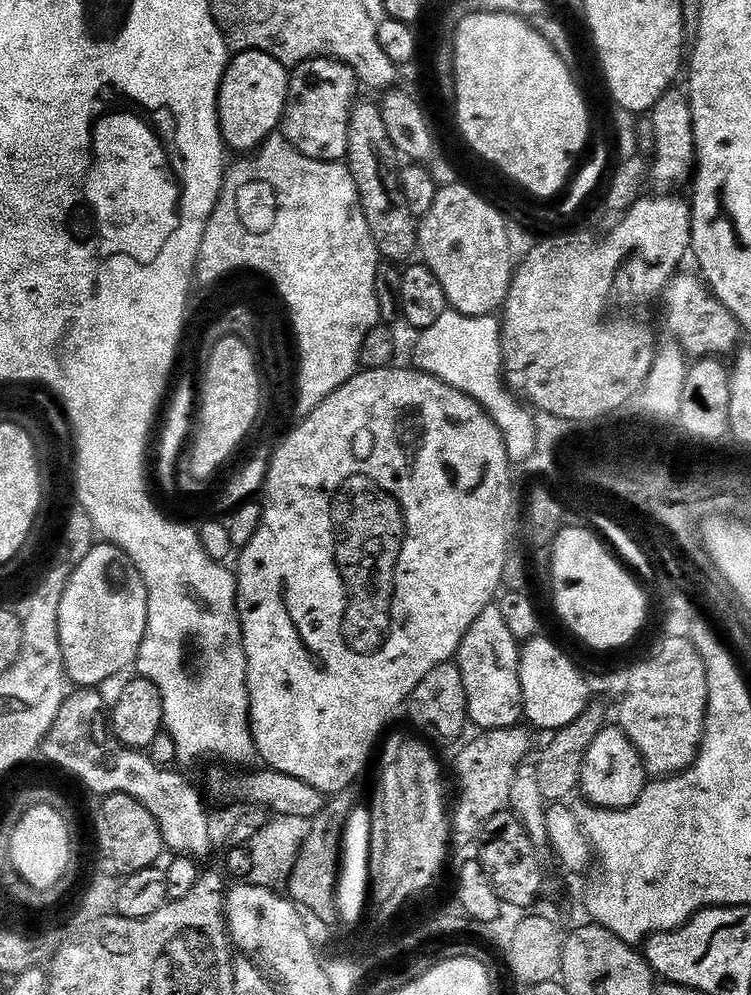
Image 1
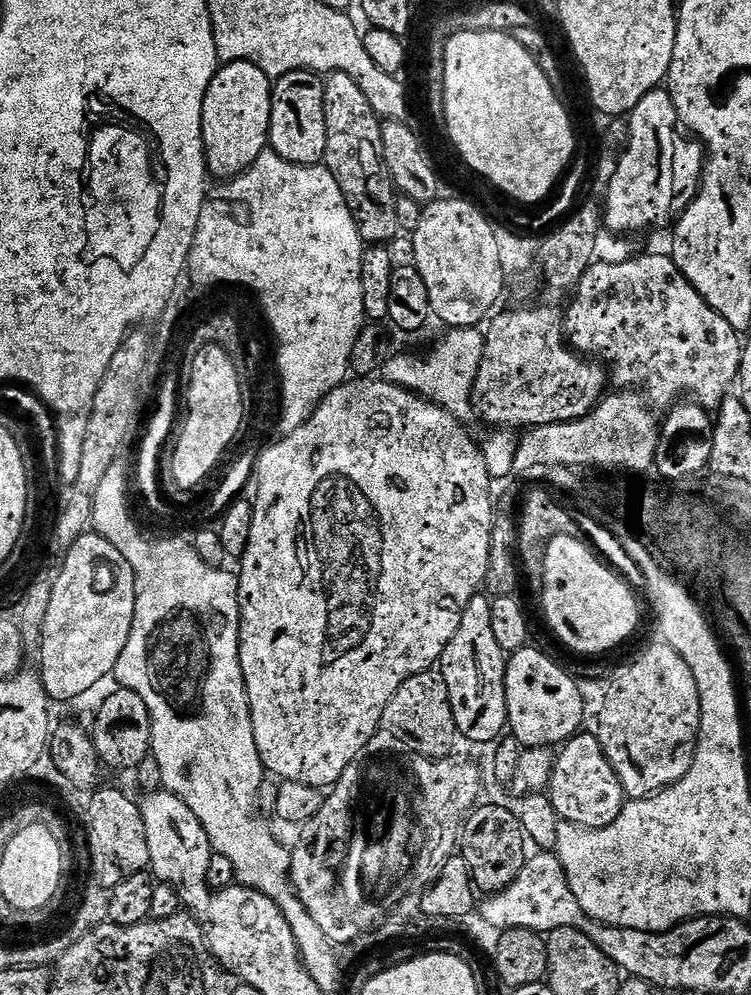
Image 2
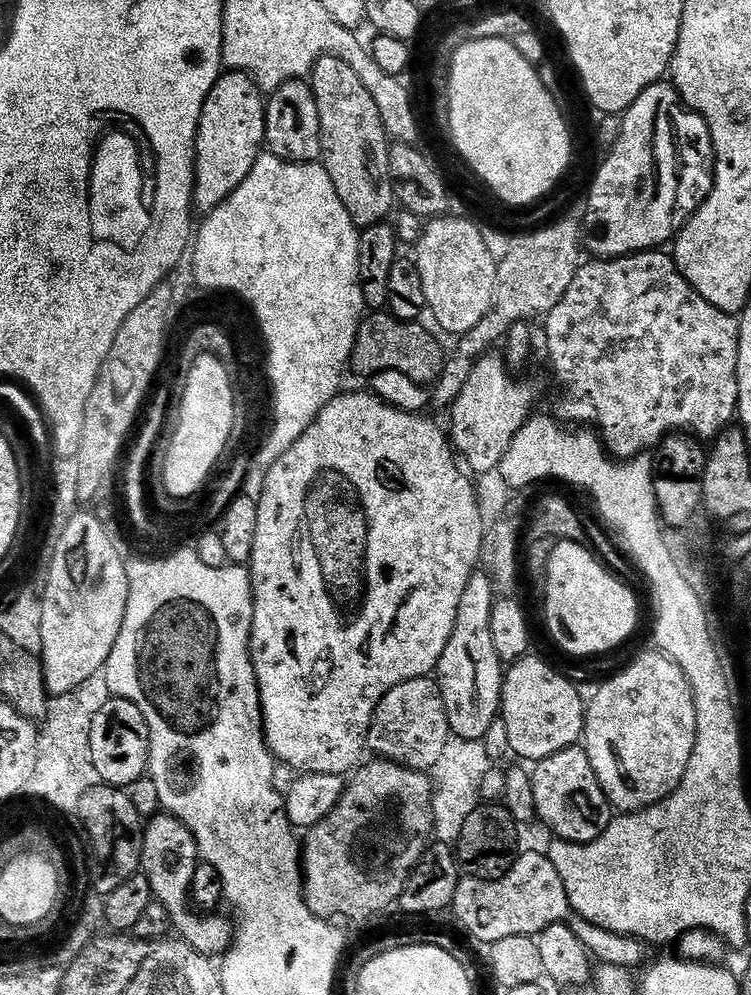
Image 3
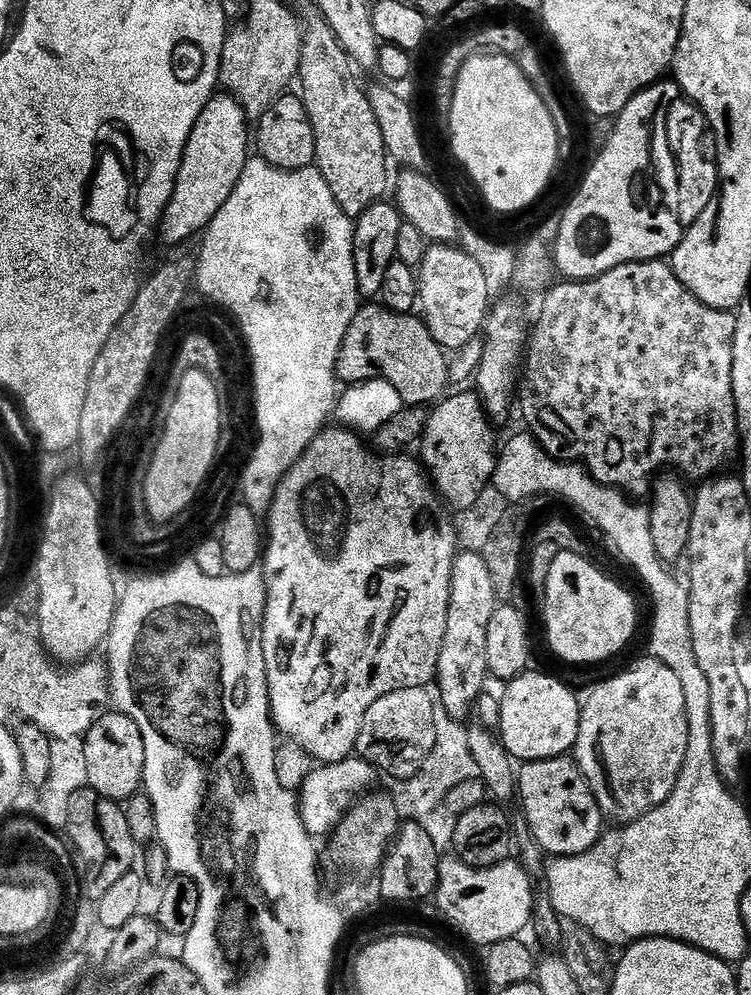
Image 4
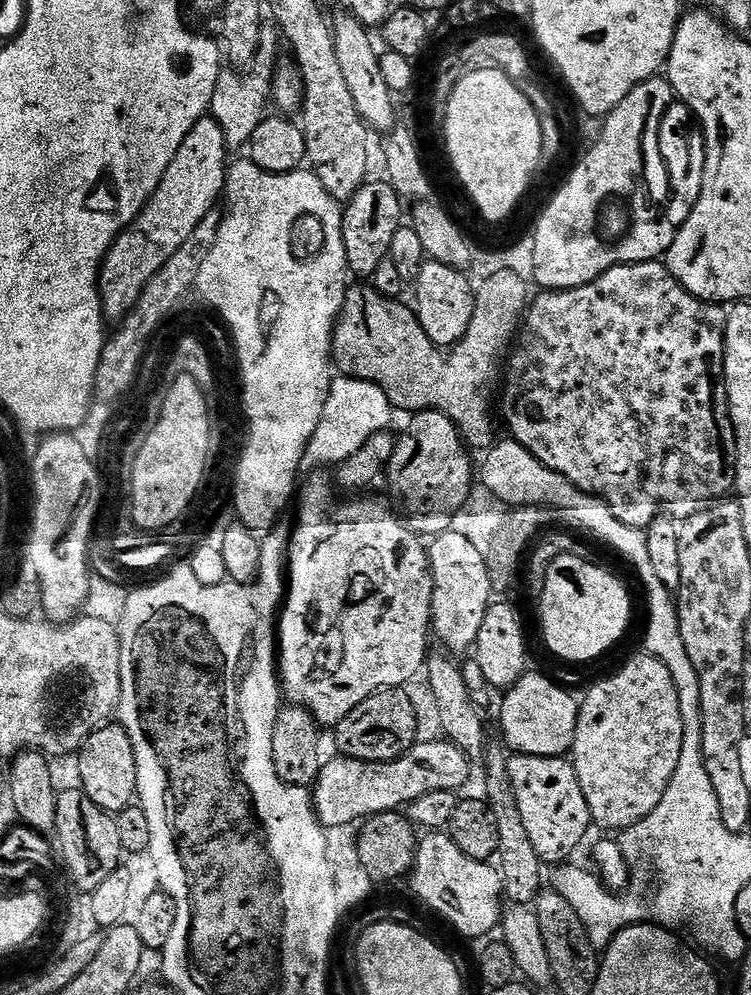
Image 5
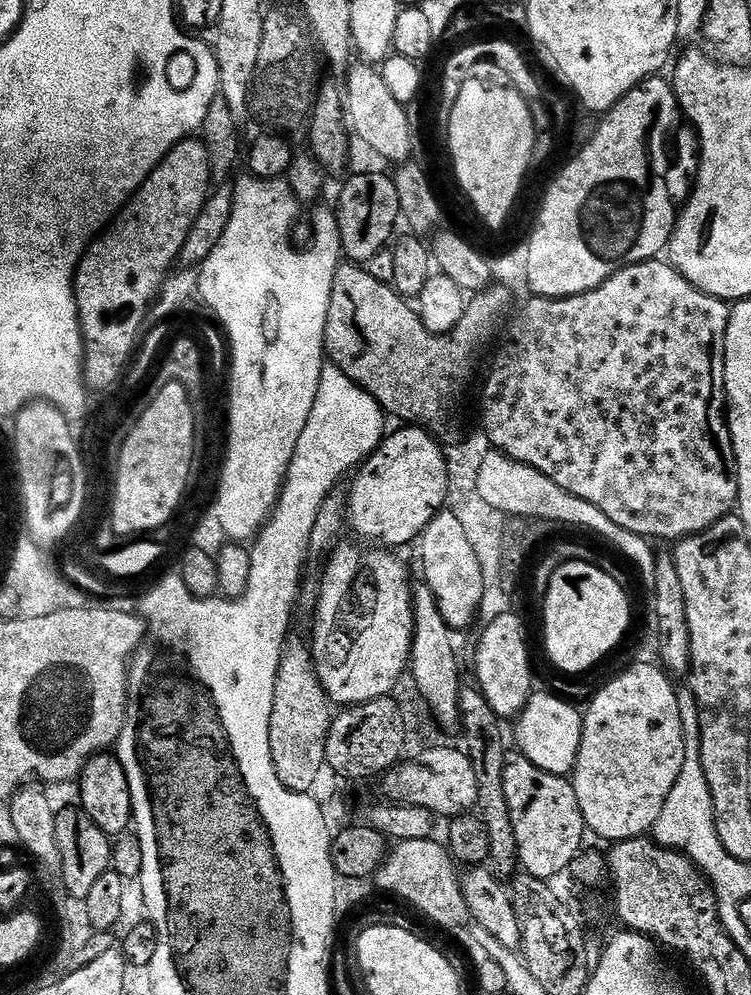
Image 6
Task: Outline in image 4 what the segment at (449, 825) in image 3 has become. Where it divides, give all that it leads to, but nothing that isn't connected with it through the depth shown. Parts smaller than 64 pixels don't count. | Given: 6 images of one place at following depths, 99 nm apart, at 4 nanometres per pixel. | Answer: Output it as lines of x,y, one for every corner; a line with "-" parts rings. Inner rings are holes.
439,702
434,710
434,727
436,728
434,748
426,758
421,771
406,781
395,779
389,781
387,791
392,801
392,808
399,819
408,819
424,828
438,832
442,826
441,820
436,818
430,823
428,815
434,813
436,808
443,807
447,794
455,784
477,778
479,773
477,763
469,750
467,727
461,721
454,719

